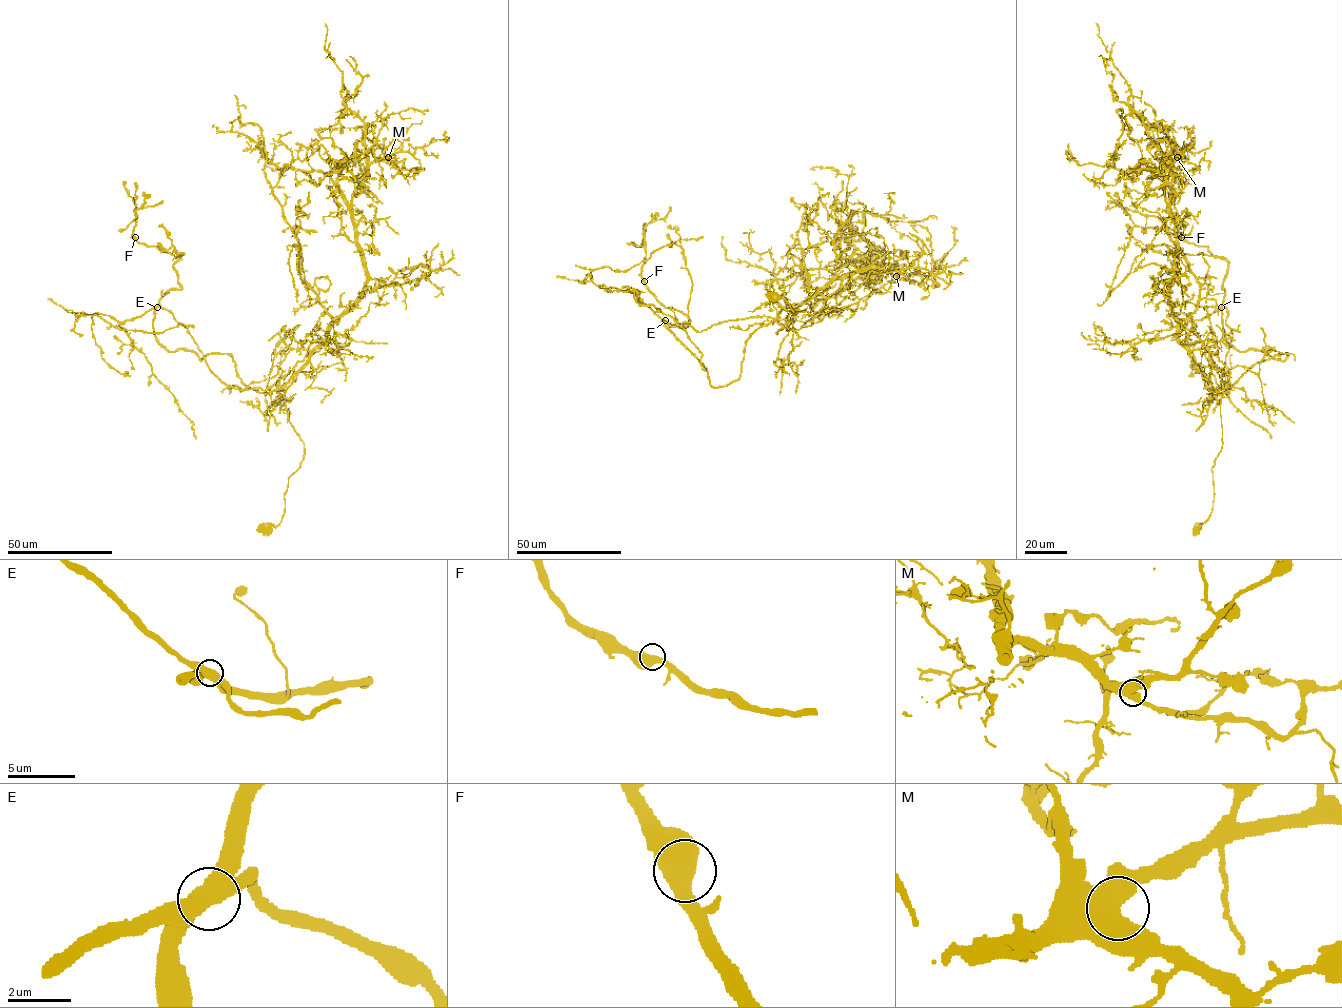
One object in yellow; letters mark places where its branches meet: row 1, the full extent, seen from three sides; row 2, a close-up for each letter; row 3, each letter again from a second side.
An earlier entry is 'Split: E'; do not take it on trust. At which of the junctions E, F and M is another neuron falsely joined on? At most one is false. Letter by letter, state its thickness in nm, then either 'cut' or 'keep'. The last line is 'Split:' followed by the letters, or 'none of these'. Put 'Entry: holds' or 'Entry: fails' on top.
Entry: holds
E: calibre 600 nm; cut
F: calibre 600 nm; keep
M: calibre 600 nm; keep
Split: E

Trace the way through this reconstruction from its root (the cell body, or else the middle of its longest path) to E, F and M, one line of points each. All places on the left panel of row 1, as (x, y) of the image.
E: (268, 529), (281, 520), (288, 479), (304, 454), (280, 390), (225, 384), (188, 330), (157, 307)
F: (268, 529), (304, 442), (276, 384), (237, 389), (210, 370), (159, 304), (182, 289), (180, 258), (135, 237)
M: (268, 529), (281, 520), (288, 479), (304, 454), (278, 395), (364, 288), (352, 195), (369, 165), (388, 157)

